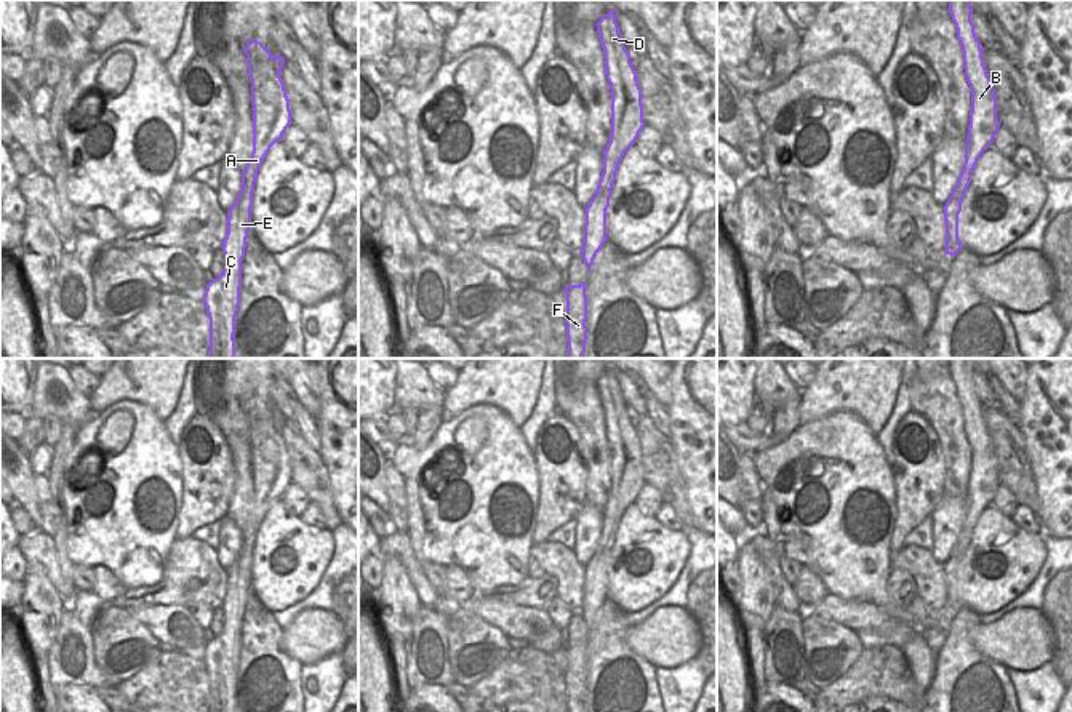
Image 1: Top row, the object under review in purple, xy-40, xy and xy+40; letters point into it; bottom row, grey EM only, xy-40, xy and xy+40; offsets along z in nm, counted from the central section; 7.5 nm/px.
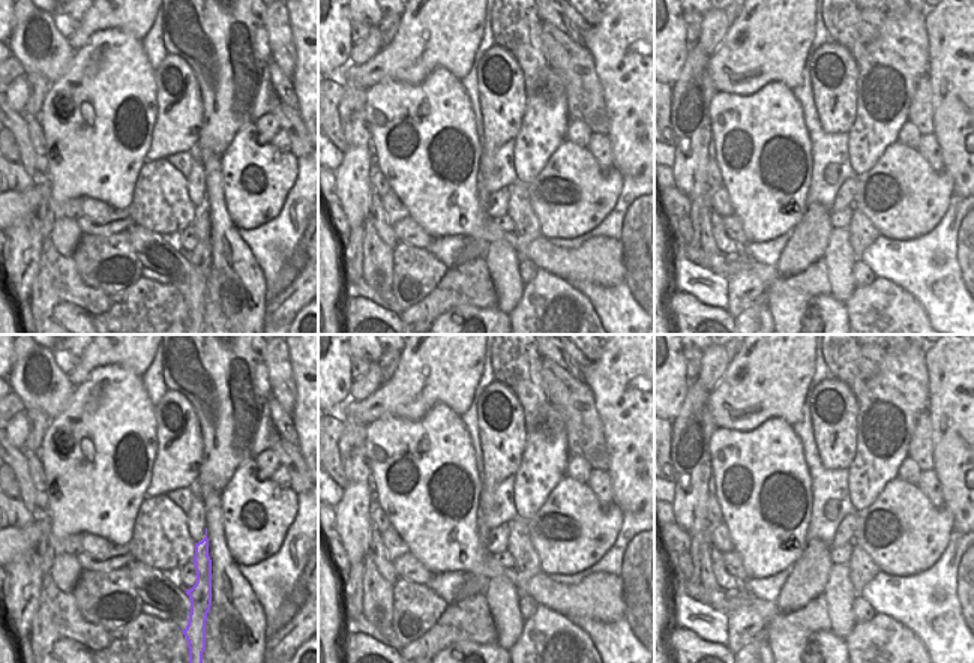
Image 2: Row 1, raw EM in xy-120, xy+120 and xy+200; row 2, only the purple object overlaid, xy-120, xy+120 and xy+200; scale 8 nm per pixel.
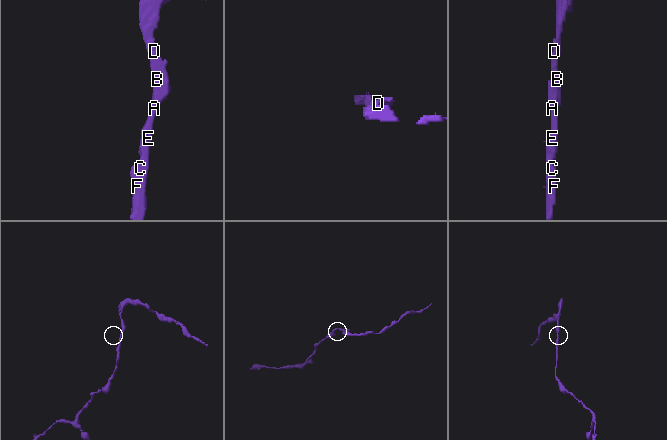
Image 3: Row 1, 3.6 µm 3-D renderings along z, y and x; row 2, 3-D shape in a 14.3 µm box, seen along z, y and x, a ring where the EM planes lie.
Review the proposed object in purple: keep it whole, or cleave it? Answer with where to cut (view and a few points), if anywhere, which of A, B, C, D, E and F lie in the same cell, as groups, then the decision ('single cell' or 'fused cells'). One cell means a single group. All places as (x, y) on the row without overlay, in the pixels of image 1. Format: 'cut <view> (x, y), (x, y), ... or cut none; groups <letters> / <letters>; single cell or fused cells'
cut none; groups A B C D E F; single cell

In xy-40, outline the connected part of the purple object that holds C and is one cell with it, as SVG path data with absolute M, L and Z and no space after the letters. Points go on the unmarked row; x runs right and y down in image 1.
M251 398L243 406L248 419L248 435L251 438L251 464L253 464L253 510L242 530L242 546L238 557L227 570L227 592L222 600L222 611L226 614L226 624L218 637L211 637L203 653L203 662L210 677L210 707L208 712L235 712L235 675L240 664L242 646L242 619L245 616L248 589L251 587L251 566L254 541L262 518L270 506L283 498L283 491L291 483L290 458L286 454L285 442L280 435L280 429L285 418L272 411L258 398Z

